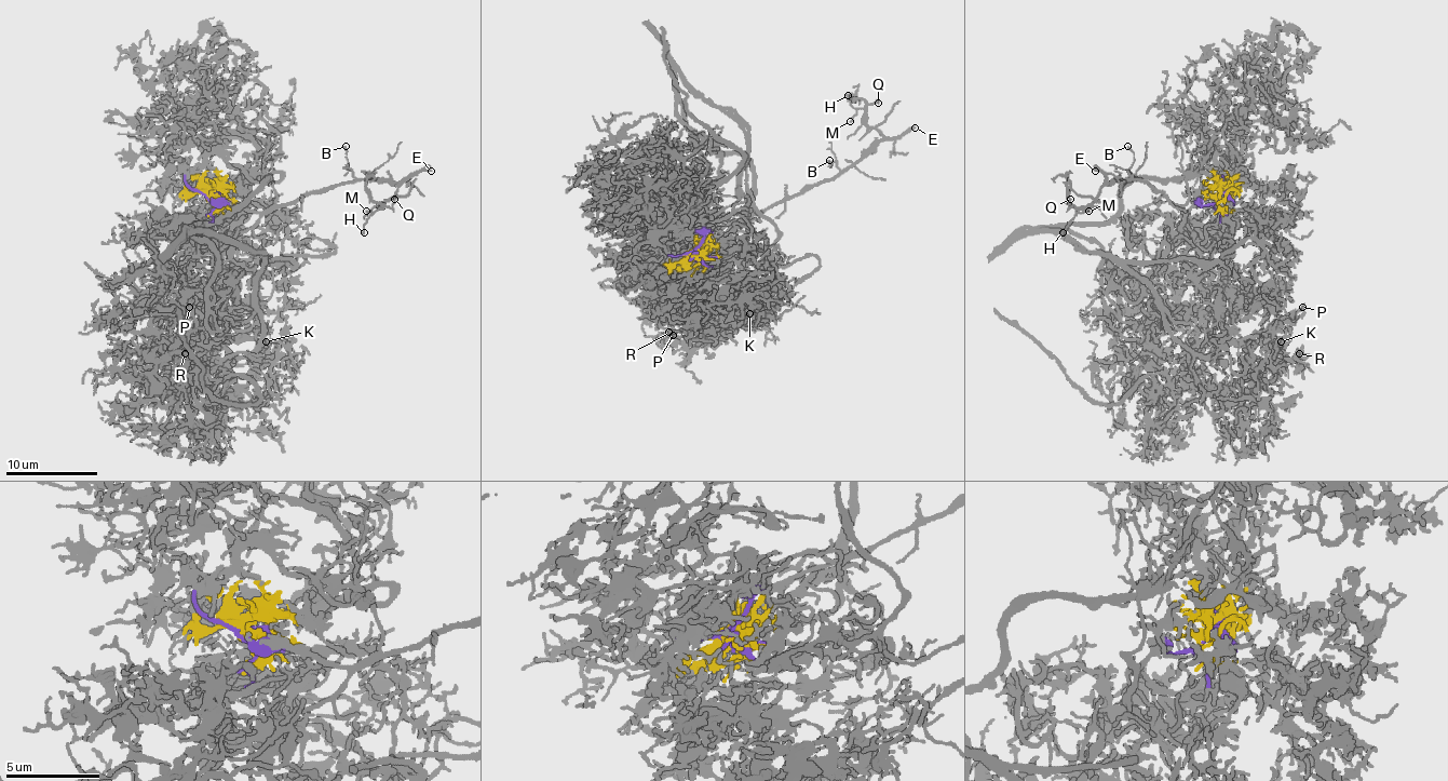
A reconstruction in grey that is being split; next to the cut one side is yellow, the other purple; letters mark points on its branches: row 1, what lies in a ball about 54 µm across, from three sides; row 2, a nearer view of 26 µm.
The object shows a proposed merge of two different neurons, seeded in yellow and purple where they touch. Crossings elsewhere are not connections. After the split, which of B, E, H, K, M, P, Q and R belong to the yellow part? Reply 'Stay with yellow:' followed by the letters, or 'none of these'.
Stay with yellow: K, P, R

